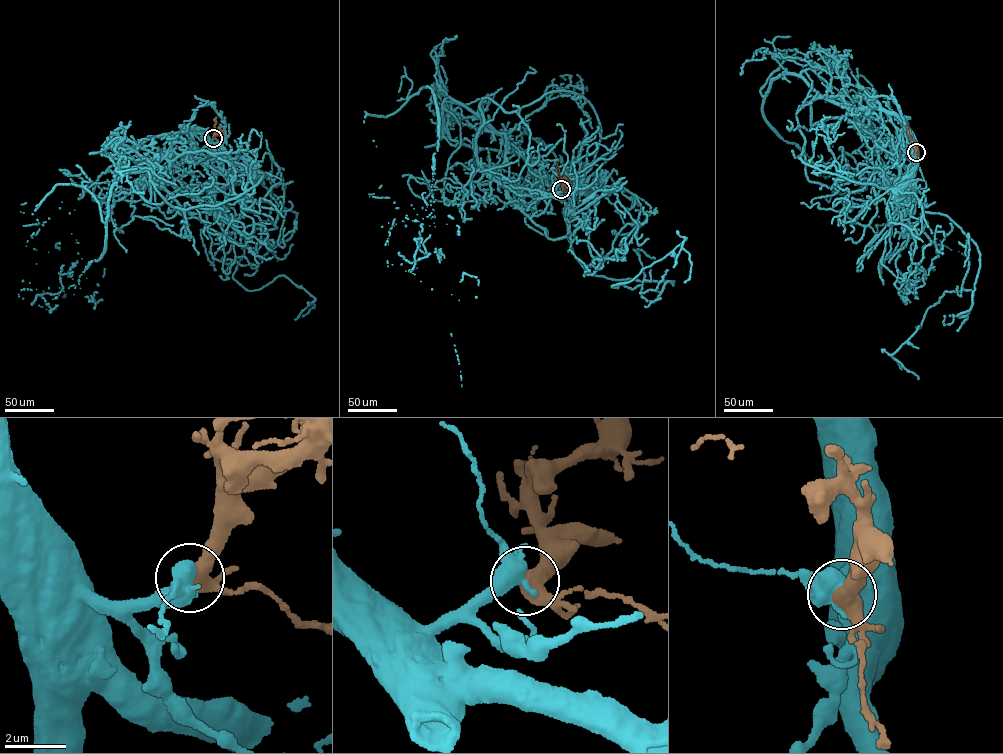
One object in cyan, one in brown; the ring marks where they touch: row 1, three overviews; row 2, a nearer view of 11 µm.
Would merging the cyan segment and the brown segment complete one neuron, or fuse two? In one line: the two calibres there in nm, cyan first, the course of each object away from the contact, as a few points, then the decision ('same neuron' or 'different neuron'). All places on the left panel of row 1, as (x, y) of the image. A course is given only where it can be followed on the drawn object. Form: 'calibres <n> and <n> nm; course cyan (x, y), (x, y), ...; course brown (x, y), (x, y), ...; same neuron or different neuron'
calibres 550 and 480 nm; course cyan (213, 138), (187, 127), (117, 179), (103, 255), (51, 311), (39, 305), (80, 288), (62, 297); course brown (213, 138), (218, 127), (220, 129), (218, 132), (214, 127), (216, 117); same neuron

